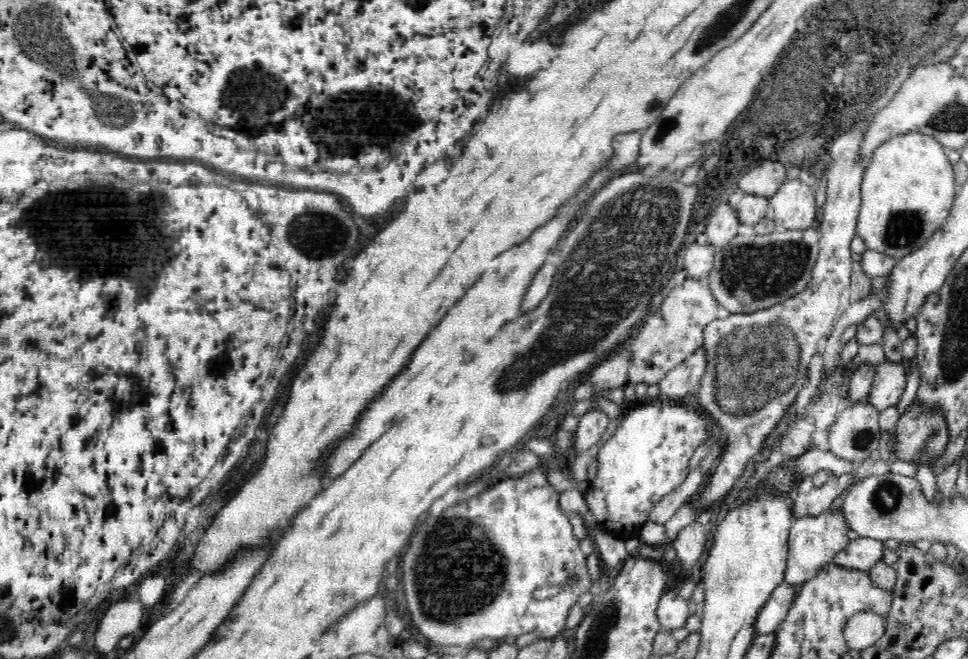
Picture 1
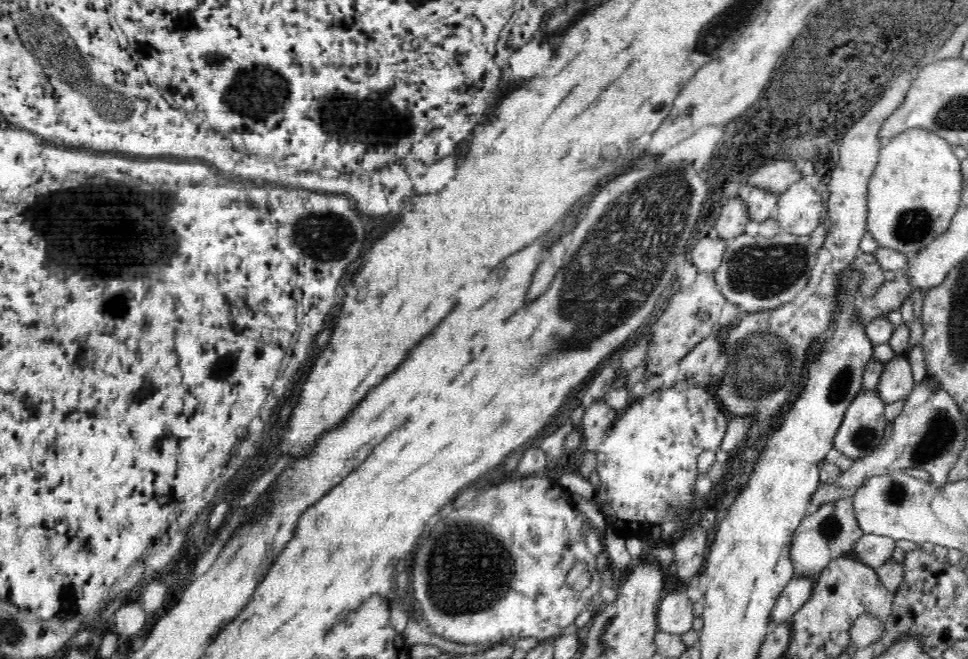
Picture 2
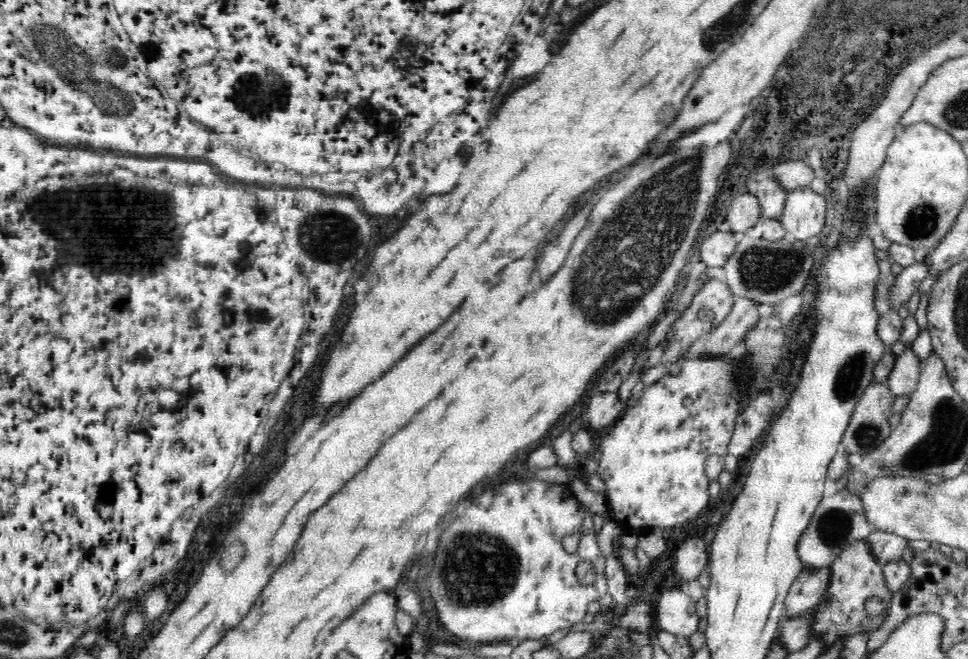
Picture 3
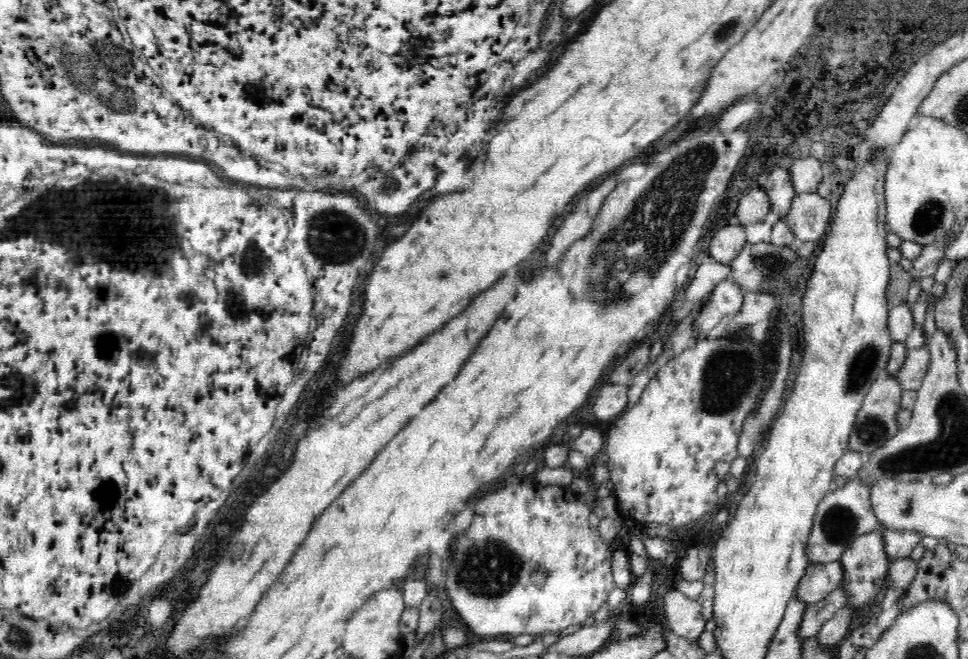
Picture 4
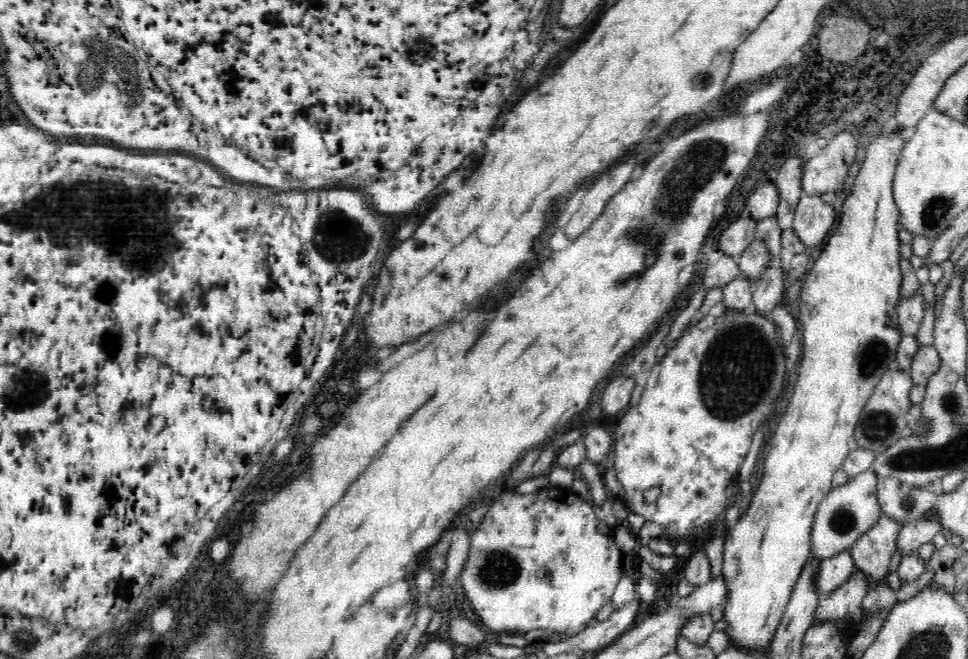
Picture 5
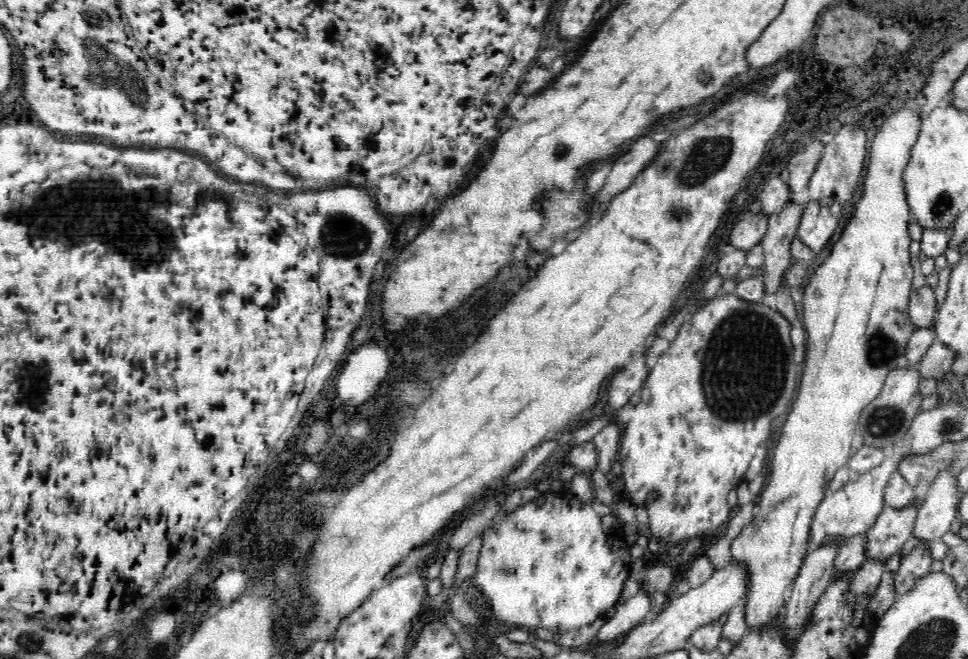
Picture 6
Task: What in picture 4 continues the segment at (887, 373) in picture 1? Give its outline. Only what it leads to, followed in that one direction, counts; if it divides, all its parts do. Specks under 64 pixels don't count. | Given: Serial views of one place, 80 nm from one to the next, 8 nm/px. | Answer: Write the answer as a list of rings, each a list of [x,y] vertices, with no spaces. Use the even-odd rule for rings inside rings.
[[[917,347],[908,350],[904,364],[900,366],[900,372],[895,376],[898,377],[903,391],[916,391],[920,389],[922,378],[928,372],[930,364],[929,348]]]

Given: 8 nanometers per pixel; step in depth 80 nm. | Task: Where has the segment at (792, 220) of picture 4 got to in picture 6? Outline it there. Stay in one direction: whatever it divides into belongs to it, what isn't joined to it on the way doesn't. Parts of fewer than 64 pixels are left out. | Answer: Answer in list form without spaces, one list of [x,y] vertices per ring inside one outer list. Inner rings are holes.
[[[809,199],[801,212],[797,224],[797,236],[815,254],[821,253],[832,242],[832,236],[840,230],[840,224],[828,207],[820,205],[818,200]]]

